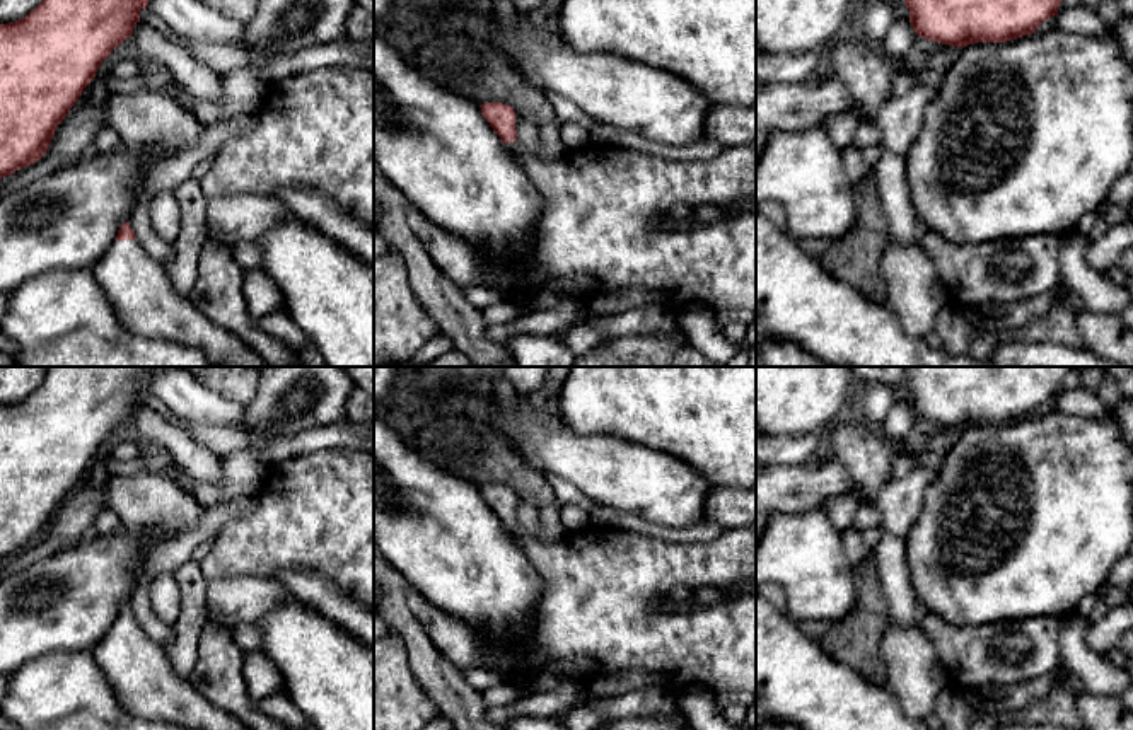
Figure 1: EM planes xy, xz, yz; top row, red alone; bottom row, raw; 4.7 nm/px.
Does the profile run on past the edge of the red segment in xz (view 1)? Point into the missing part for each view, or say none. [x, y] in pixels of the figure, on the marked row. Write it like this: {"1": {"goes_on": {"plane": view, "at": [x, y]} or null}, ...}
{"1": {"goes_on": {"plane": "xz", "at": [512, 145]}}}

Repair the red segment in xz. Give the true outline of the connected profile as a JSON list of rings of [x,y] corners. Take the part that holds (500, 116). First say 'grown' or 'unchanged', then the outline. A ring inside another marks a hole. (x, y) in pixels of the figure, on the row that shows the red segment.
grown | [[[485,102],[479,107],[483,118],[490,123],[505,147],[510,150],[519,150],[517,125],[520,116],[514,111],[514,107],[503,102]]]

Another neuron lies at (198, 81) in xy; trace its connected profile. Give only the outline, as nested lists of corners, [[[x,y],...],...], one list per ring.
[[[142,20],[135,24],[131,36],[138,51],[155,60],[159,67],[169,68],[191,97],[206,101],[218,101],[222,97],[220,75],[195,60],[186,48],[169,41]]]

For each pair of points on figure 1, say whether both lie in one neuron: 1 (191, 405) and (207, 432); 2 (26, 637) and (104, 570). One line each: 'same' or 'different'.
1: different
2: same

